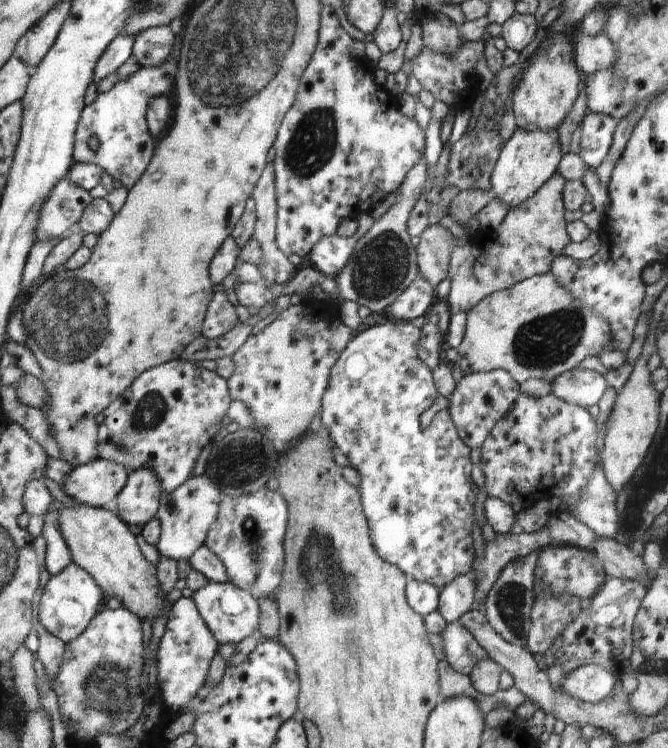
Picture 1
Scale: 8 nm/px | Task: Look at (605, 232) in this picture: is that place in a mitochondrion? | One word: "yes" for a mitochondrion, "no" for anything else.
no

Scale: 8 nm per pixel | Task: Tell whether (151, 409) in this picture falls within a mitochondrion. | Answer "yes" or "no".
yes

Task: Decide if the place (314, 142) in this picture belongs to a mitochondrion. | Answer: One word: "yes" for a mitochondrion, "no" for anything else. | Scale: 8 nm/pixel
yes

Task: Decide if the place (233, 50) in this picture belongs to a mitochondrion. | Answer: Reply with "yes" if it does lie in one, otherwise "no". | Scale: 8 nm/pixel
yes

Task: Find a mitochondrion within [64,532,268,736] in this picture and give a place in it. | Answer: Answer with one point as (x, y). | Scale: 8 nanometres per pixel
(104, 686)

